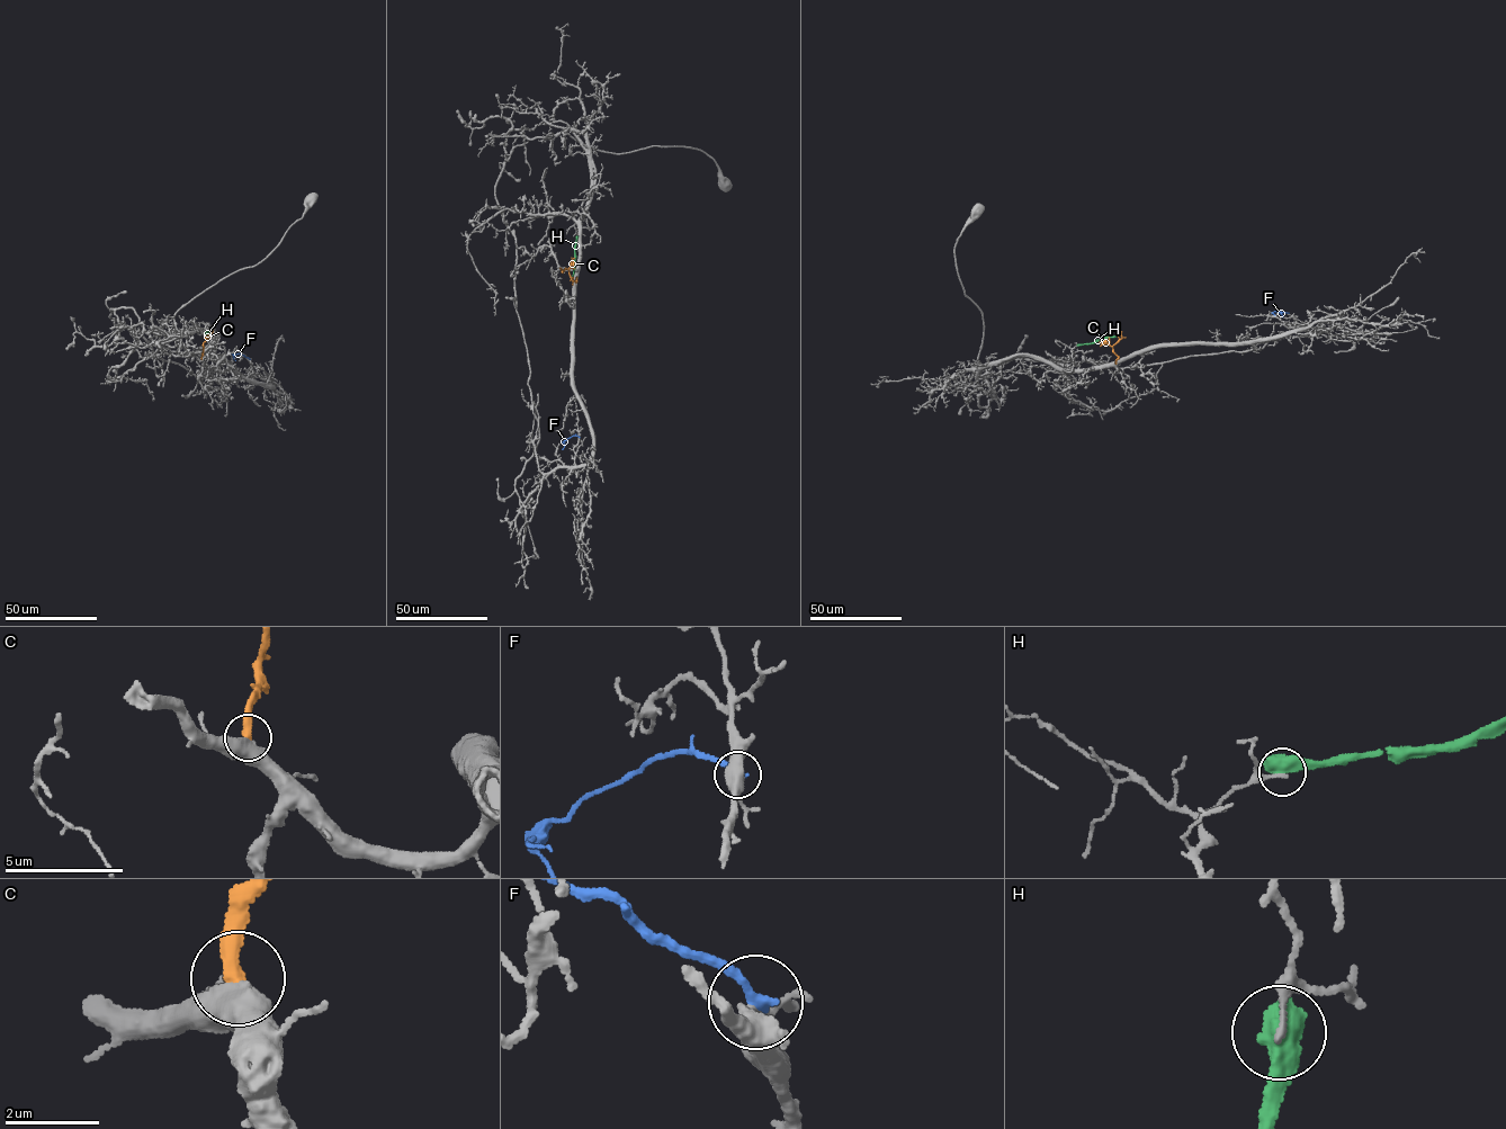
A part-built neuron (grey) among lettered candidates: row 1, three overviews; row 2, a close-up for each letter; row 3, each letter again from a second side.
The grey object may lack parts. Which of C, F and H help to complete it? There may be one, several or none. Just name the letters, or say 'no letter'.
C

